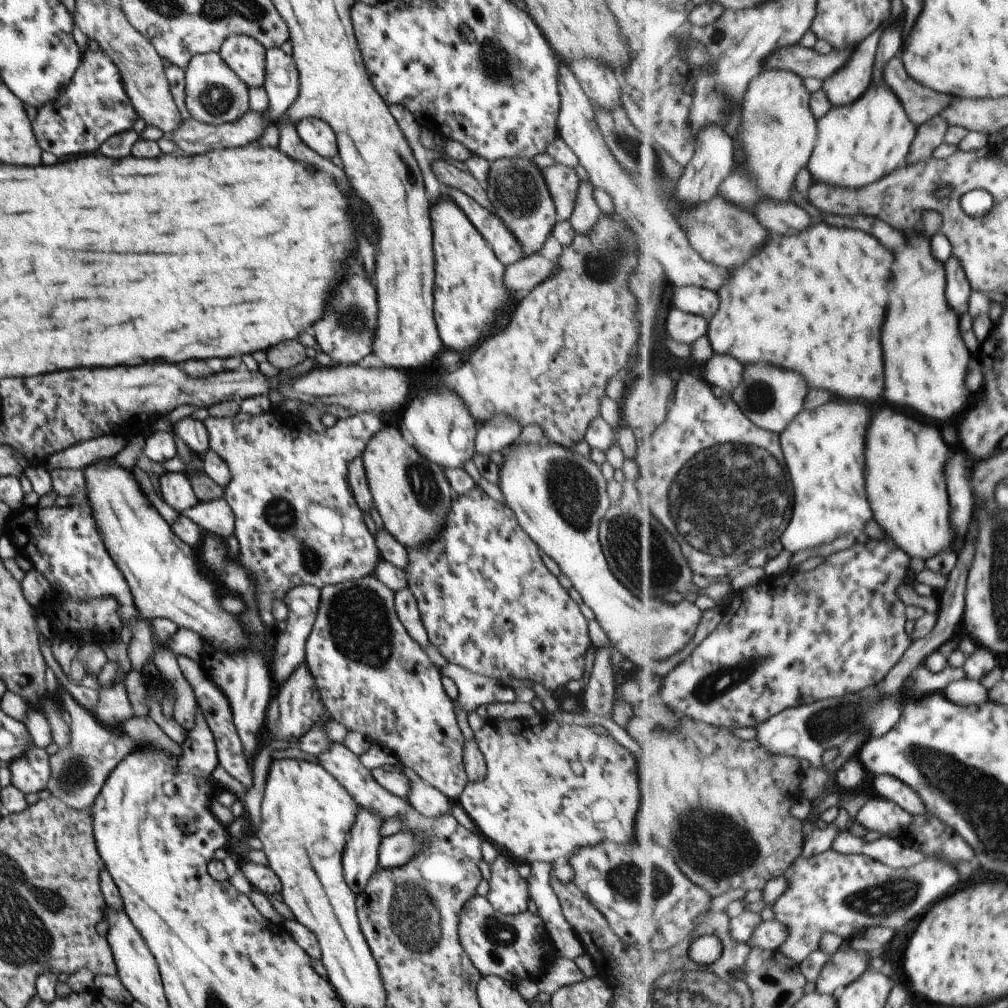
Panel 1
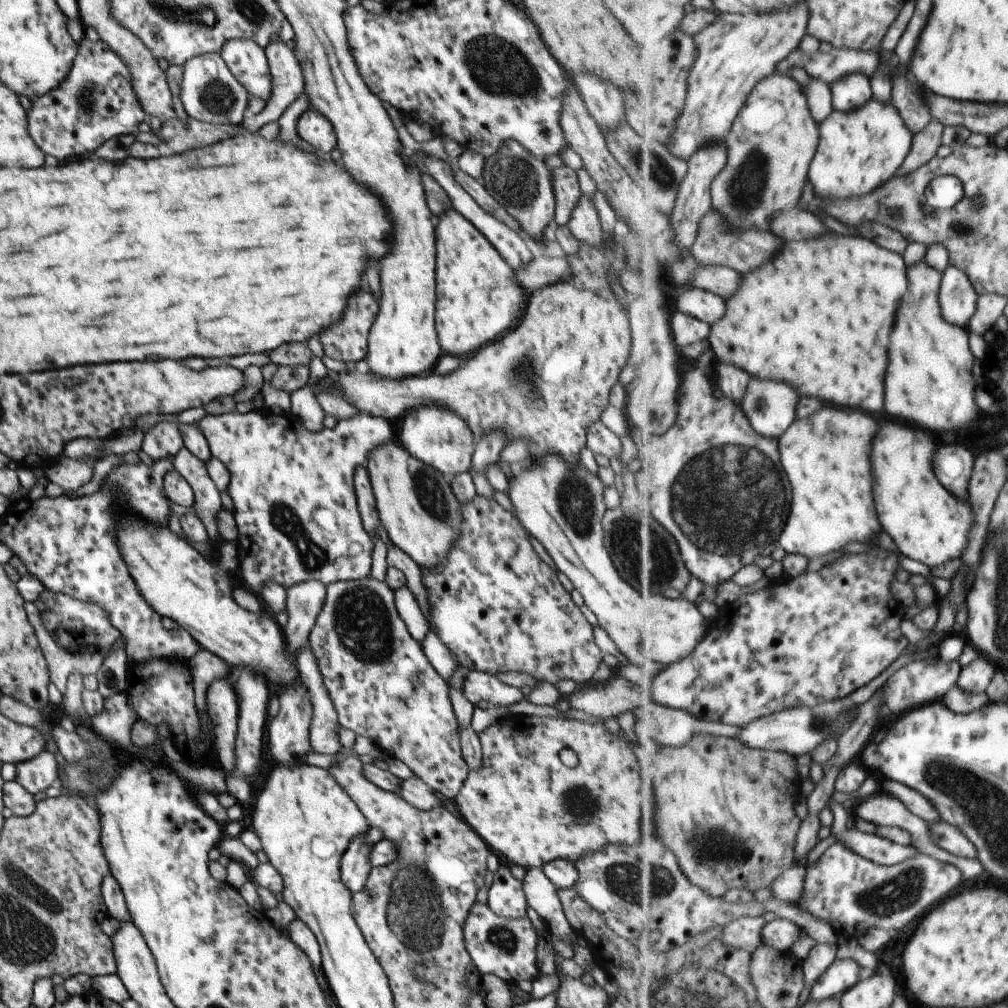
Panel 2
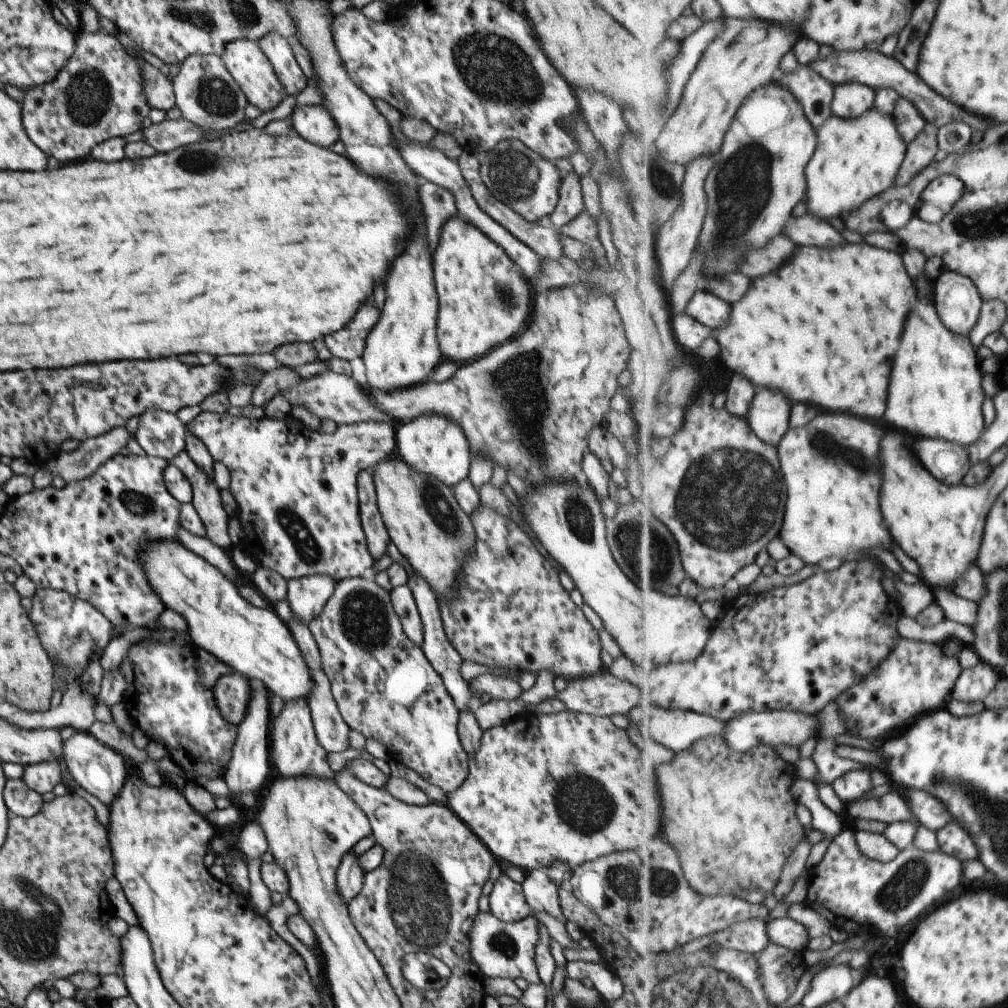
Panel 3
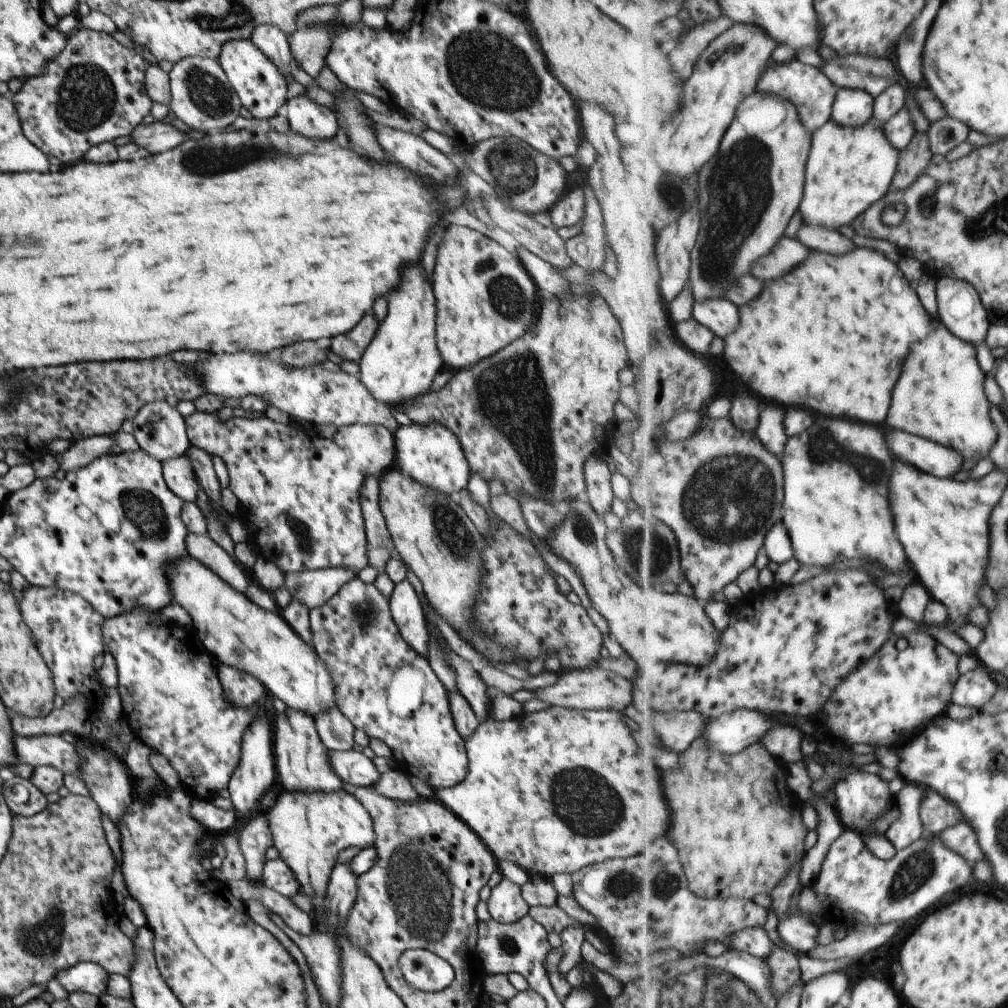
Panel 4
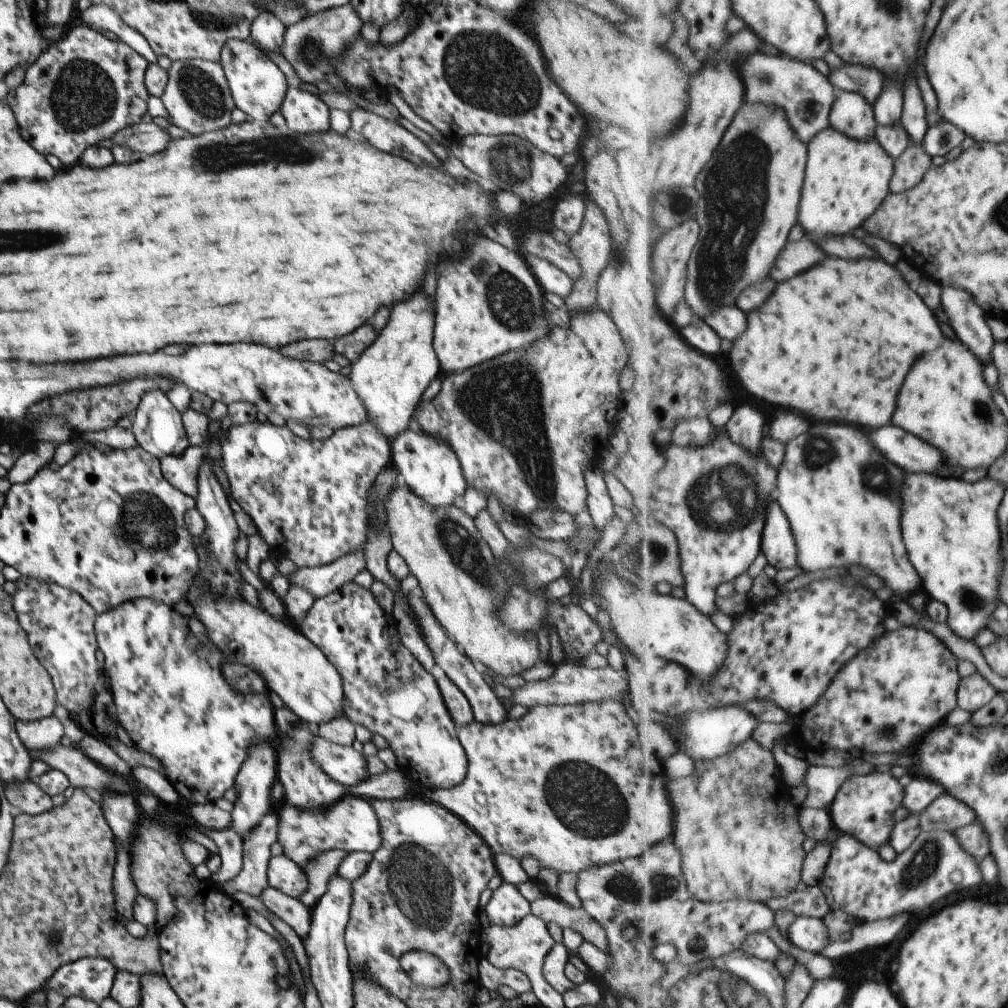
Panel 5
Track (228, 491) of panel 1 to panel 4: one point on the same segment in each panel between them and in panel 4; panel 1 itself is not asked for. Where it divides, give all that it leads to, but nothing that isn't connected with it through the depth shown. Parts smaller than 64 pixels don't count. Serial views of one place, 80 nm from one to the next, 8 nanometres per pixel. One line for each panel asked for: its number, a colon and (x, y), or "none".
2: (293, 501)
3: (295, 488)
4: (298, 494)

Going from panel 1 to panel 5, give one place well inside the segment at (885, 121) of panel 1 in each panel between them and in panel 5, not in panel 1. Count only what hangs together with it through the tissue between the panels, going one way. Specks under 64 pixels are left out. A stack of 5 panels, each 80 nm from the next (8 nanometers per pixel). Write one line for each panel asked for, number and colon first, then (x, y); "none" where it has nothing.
2: (860, 150)
3: (856, 159)
4: (849, 169)
5: (847, 180)

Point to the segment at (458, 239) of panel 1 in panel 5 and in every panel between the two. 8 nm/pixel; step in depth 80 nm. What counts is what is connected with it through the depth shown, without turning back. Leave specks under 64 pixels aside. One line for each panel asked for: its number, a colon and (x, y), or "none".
2: (477, 300)
3: (483, 299)
4: (484, 299)
5: (487, 302)

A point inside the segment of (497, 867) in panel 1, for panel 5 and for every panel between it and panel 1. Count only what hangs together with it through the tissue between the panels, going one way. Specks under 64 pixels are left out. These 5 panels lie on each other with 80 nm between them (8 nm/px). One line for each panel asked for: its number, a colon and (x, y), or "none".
2: (505, 897)
3: (506, 903)
4: (505, 905)
5: (506, 907)

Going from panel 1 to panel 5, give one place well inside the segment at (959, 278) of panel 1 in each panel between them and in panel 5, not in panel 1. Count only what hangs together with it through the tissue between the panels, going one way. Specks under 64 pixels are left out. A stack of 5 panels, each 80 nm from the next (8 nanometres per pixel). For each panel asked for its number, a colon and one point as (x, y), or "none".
2: (958, 297)
3: (958, 301)
4: (961, 310)
5: (967, 318)

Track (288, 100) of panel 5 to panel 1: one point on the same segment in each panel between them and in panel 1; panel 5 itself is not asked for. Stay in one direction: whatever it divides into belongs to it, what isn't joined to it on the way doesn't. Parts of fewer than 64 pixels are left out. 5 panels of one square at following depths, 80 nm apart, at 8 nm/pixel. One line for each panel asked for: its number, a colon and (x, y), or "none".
1: (314, 133)
2: (313, 127)
3: (312, 123)
4: (304, 117)

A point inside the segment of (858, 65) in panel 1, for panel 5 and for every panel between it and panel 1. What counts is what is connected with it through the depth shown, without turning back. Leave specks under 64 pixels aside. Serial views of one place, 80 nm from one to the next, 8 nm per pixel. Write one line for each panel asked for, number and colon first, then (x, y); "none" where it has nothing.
2: (851, 92)
3: (853, 99)
4: (855, 108)
5: (852, 115)

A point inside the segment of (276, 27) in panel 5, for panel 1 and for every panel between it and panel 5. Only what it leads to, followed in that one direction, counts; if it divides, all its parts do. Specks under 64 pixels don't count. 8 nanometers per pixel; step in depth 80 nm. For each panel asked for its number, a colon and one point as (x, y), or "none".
1: (281, 84)
2: (286, 79)
3: (274, 47)
4: (268, 39)

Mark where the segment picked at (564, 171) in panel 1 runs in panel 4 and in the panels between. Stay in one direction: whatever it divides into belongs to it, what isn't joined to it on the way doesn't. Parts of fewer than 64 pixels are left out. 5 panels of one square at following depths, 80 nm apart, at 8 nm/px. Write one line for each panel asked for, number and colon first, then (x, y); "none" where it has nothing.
2: (566, 191)
3: (569, 203)
4: (568, 211)

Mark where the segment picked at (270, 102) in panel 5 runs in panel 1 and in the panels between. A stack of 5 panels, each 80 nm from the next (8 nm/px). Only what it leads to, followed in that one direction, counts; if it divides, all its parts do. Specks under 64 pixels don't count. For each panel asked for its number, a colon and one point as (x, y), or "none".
1: (244, 56)
2: (246, 61)
3: (249, 68)
4: (260, 88)

